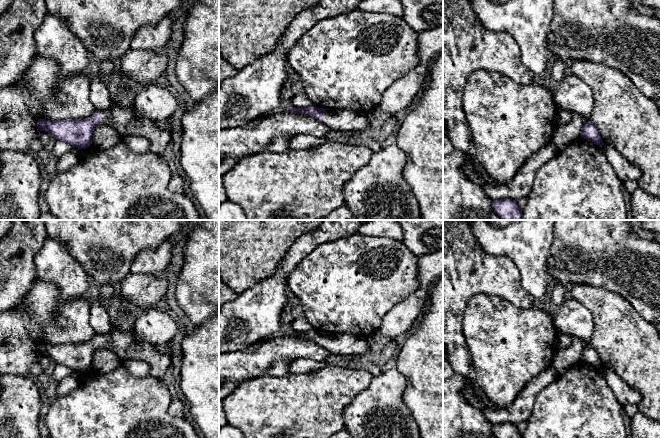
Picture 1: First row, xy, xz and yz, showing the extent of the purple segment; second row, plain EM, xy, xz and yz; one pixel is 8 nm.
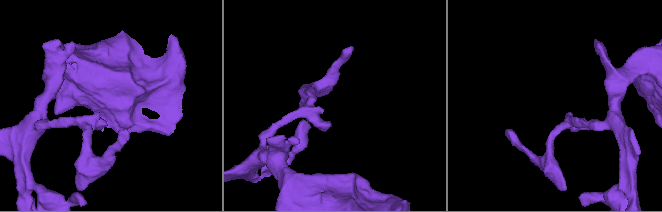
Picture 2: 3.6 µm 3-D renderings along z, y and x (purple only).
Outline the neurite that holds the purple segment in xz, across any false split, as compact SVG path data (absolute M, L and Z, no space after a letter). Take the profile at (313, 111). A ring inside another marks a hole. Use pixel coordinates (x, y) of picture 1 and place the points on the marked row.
M315 105L302 109L293 107L290 111L285 111L285 112L291 112L294 114L298 113L308 114L316 118L317 120L322 121L325 125L327 125L330 128L330 130L358 132L370 129L370 120L367 113L354 112L351 110L344 110L341 112L329 112L320 109Z

